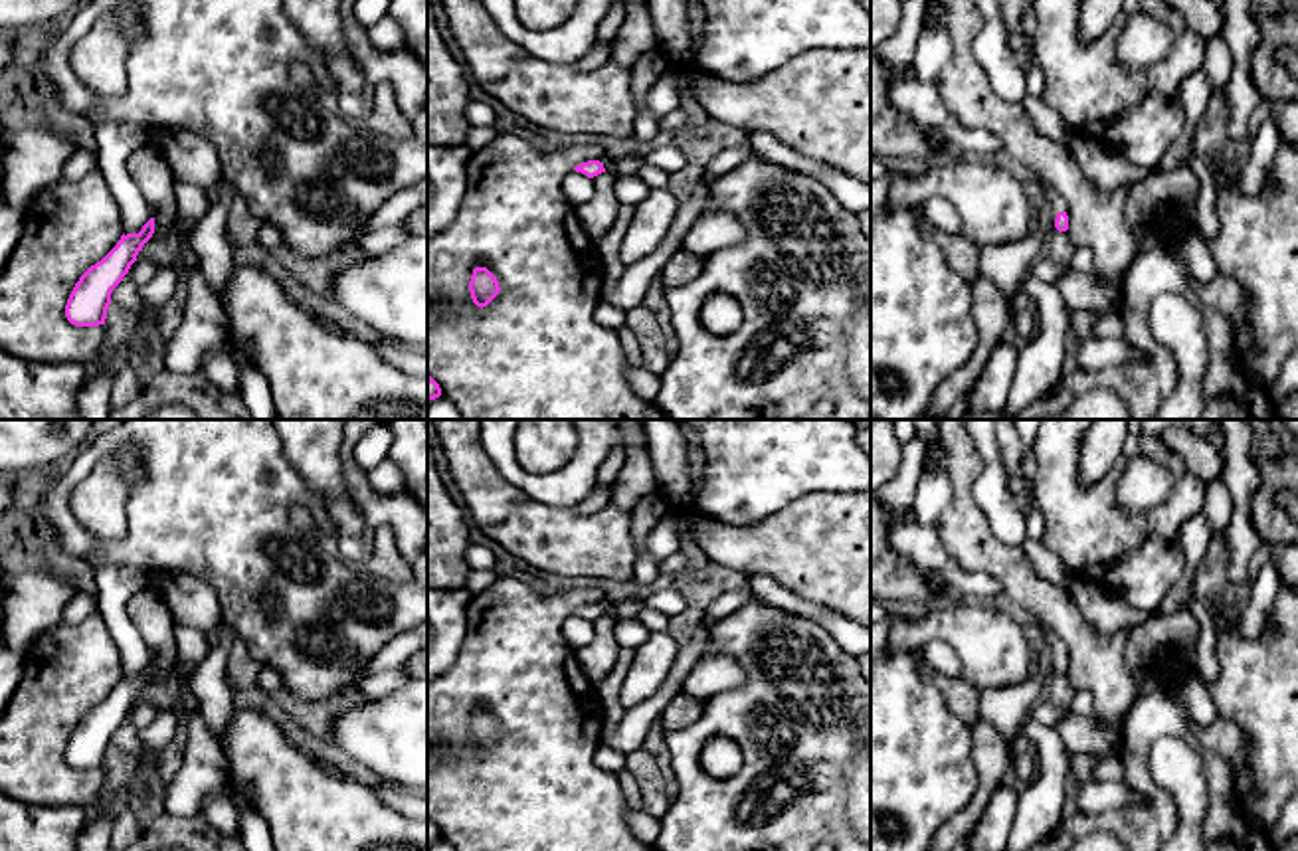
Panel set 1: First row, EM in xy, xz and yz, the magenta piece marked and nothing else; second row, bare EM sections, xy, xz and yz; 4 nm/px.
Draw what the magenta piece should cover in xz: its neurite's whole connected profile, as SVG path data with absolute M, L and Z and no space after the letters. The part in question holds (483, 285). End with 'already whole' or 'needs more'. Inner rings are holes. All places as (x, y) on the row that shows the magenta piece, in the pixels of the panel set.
M475 267L469 281L471 299L477 307L487 307L501 291L497 277L487 267Z; already whole

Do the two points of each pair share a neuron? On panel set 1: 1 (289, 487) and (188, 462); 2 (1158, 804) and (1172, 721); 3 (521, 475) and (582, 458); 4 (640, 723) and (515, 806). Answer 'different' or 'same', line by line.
1: same
2: same
3: same
4: different

